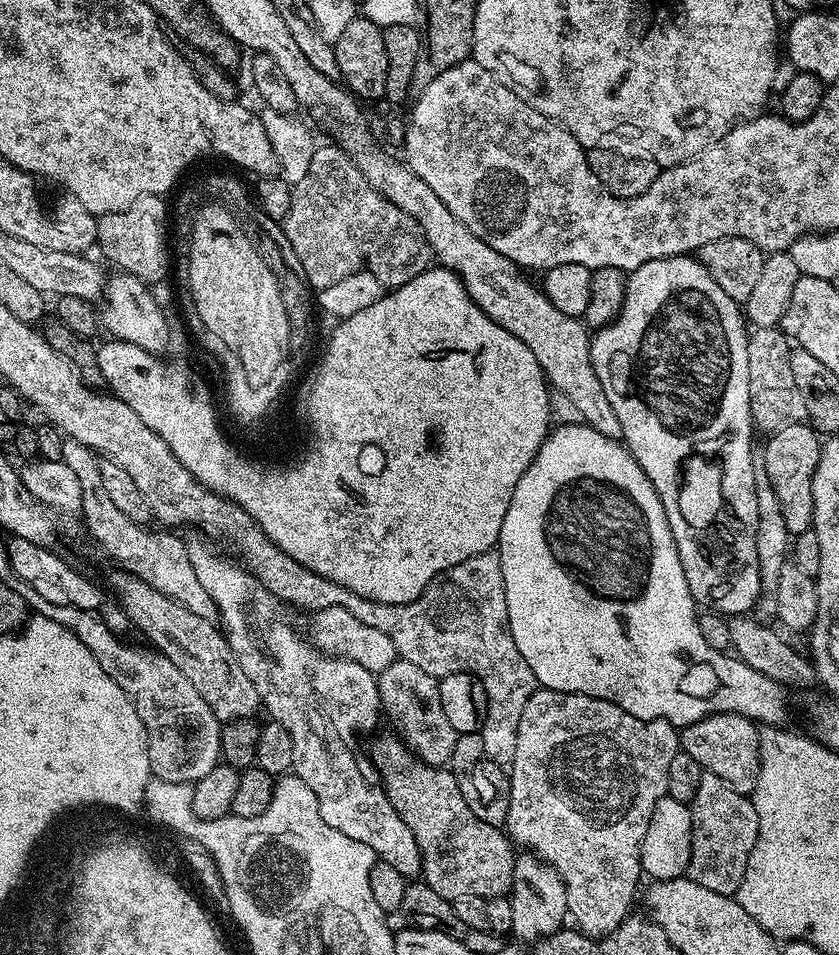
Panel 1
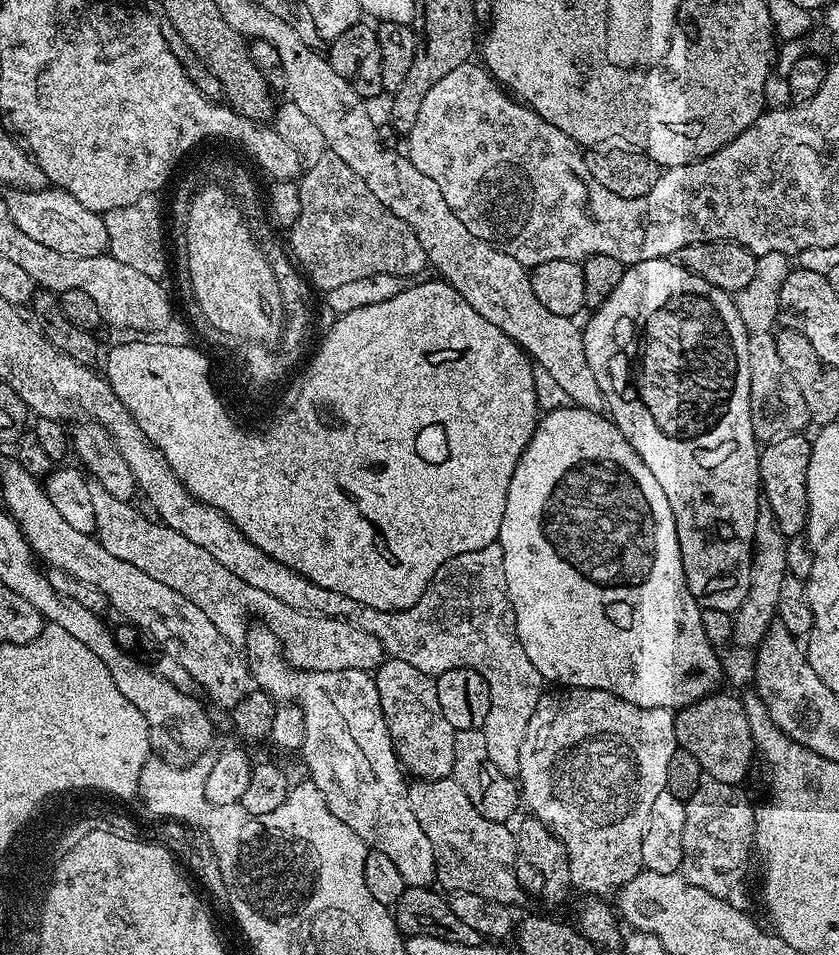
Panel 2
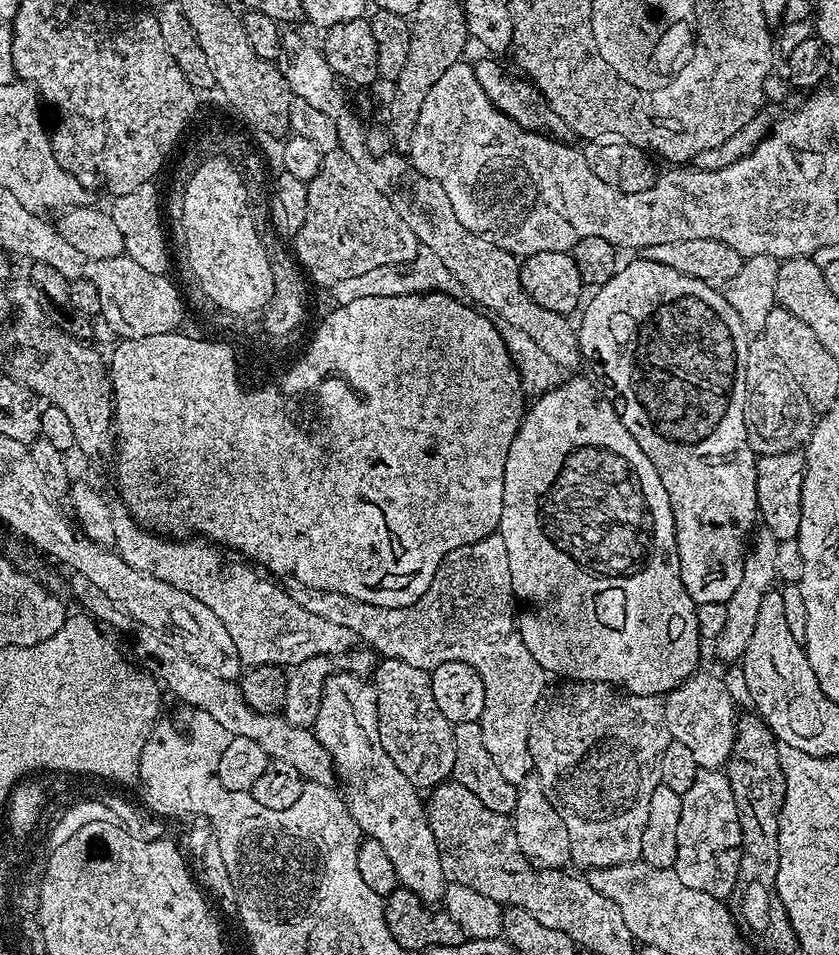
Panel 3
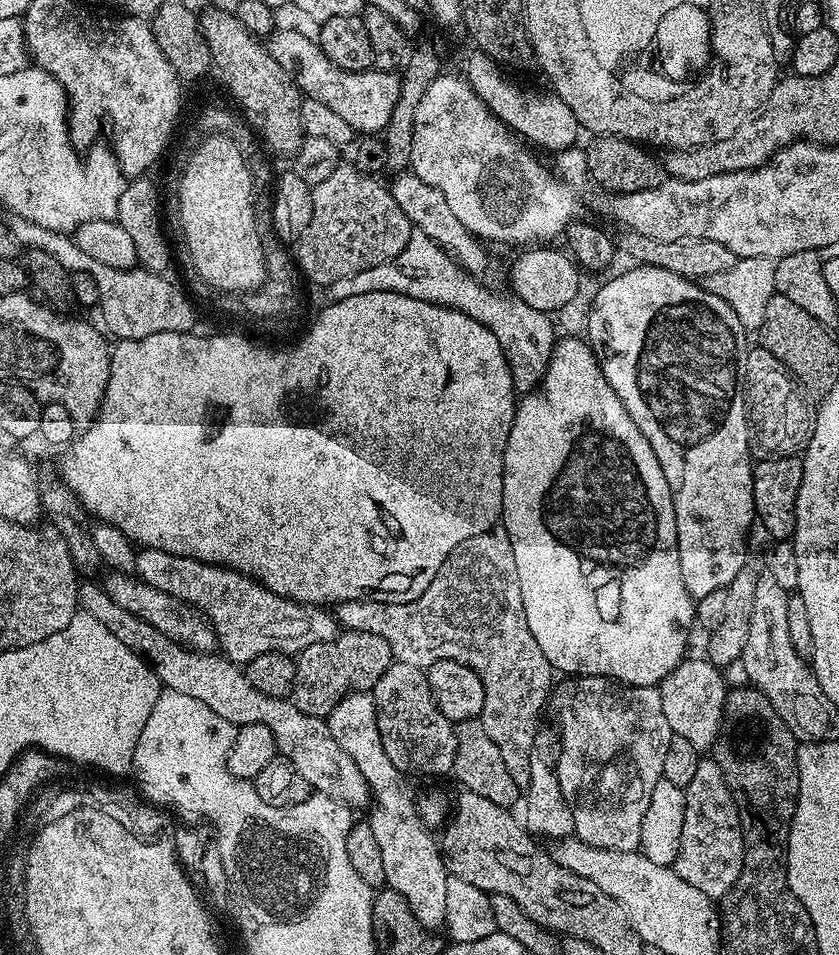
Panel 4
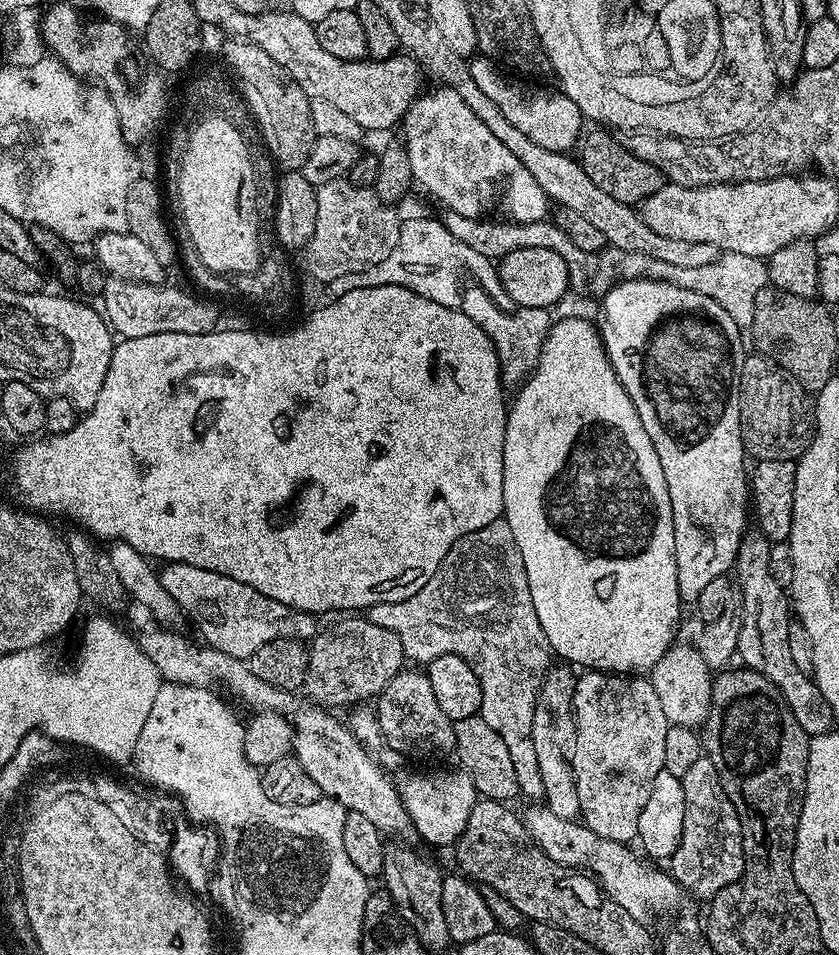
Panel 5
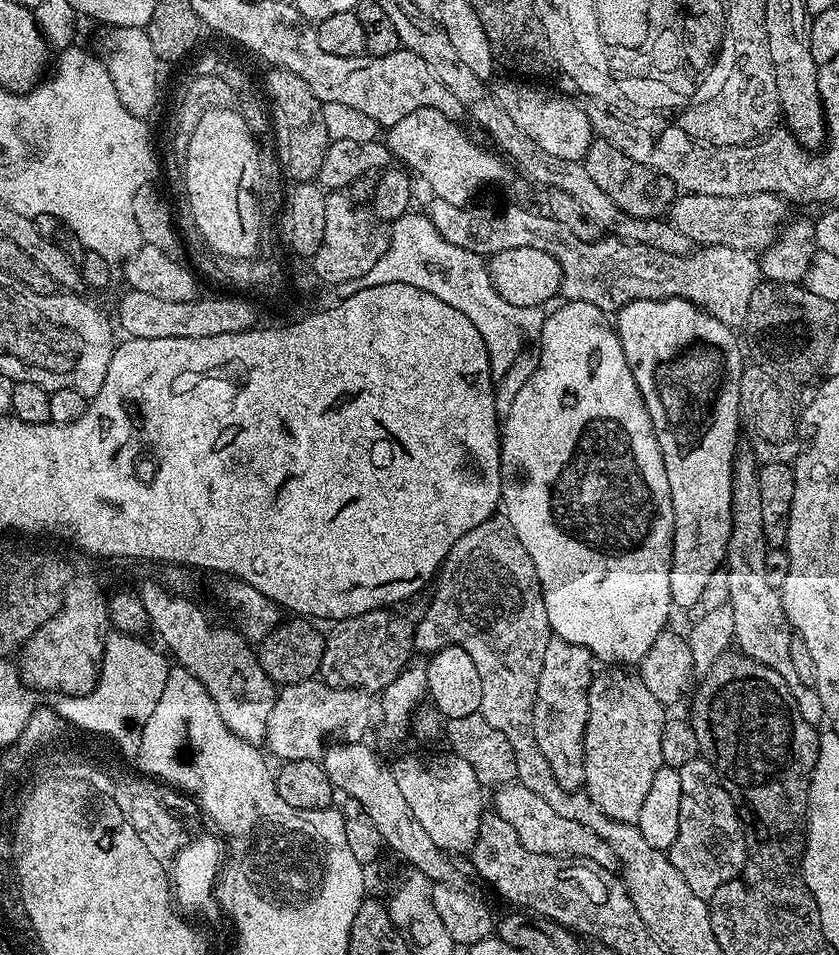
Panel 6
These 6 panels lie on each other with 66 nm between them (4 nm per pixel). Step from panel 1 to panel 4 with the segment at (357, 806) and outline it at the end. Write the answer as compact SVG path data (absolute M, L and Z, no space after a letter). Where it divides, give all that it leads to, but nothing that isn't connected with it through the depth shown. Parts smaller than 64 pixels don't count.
M349 692L348 695L343 696L335 706L333 706L331 712L326 717L327 724L329 726L330 734L334 739L341 744L342 749L357 763L358 770L362 772L362 777L366 780L371 792L371 799L374 803L371 805L370 811L372 813L366 816L366 822L370 826L370 830L374 830L374 839L378 842L378 850L382 854L382 866L386 870L386 884L387 887L398 890L398 894L402 894L402 898L406 898L406 902L410 906L410 910L414 914L414 918L418 918L418 922L422 924L424 928L429 930L440 930L444 928L444 919L446 918L446 882L448 881L448 867L444 864L444 857L440 855L440 845L437 837L433 835L429 829L424 827L423 822L420 820L420 816L416 812L416 800L414 796L408 793L408 784L406 781L405 773L398 771L394 766L394 762L390 762L390 758L386 758L386 750L382 746L382 738L378 734L378 726L376 725L376 707L372 701L371 695L368 692Z

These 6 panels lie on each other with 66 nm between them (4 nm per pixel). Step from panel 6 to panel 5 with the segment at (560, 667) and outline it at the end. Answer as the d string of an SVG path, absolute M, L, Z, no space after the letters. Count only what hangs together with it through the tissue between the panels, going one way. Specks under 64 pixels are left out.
M549 667L548 674L540 685L532 723L532 741L534 754L538 756L538 770L544 783L543 799L546 801L546 807L554 814L570 820L580 811L576 797L576 779L572 776L569 760L572 737L576 734L576 722L572 714L576 676L571 667L560 667L564 668Z

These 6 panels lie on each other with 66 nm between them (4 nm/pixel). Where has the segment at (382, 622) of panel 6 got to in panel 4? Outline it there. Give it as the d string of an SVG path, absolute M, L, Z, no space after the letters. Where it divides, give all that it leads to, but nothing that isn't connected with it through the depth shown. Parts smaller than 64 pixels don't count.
M341 631L330 642L318 642L314 646L306 646L295 657L296 673L294 674L290 699L298 710L308 715L327 717L333 706L348 695L349 692L368 692L386 674L386 670L394 663L390 646L376 634L365 632Z

